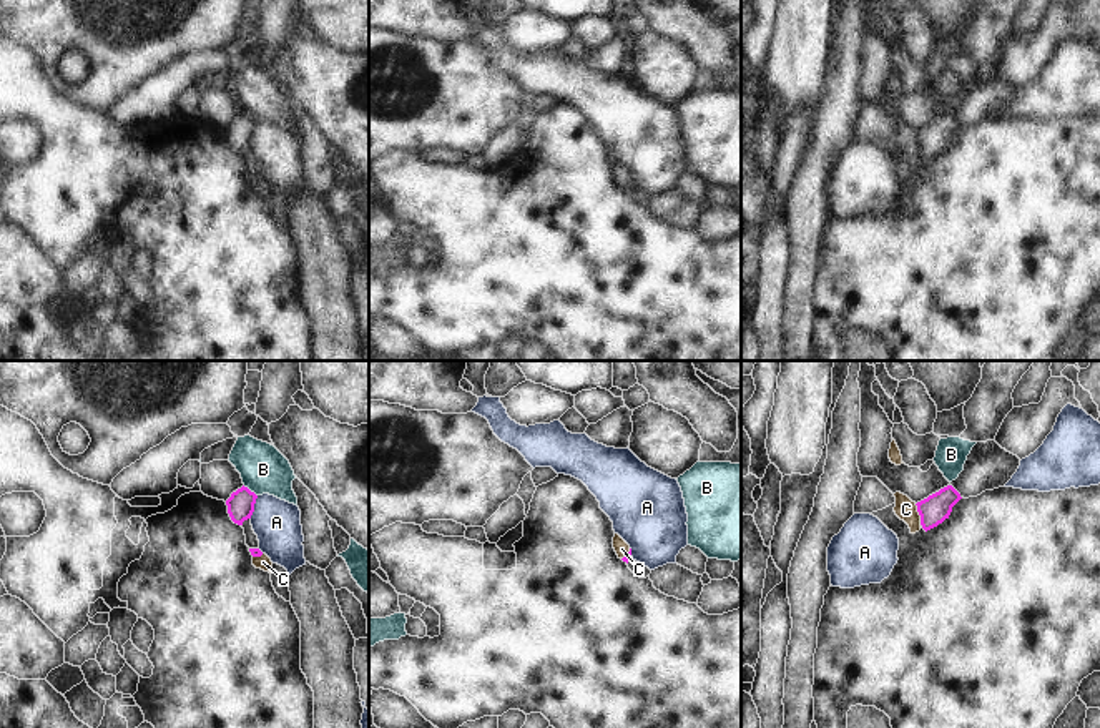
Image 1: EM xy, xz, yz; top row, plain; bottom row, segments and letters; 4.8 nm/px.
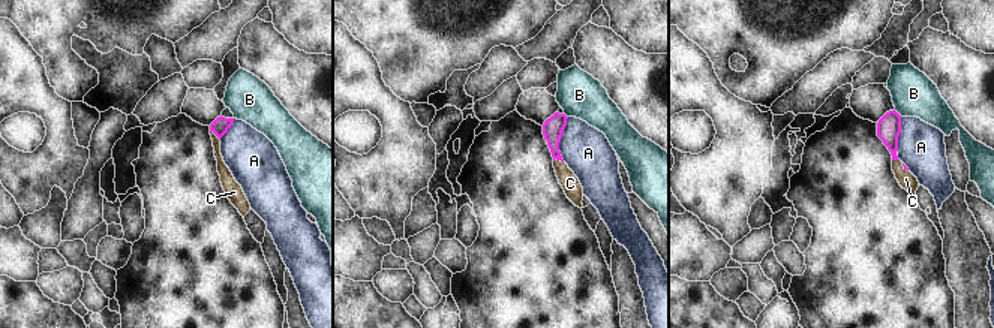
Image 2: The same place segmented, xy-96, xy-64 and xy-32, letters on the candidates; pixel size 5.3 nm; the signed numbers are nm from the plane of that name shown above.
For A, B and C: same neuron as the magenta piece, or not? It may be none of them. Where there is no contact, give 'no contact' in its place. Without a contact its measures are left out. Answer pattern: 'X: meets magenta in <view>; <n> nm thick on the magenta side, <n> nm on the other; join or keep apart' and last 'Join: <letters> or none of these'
A: meets magenta in xy; 130 nm thick on the magenta side, 220 nm on the other; keep apart
B: meets magenta in xy; 130 nm thick on the magenta side, 220 nm on the other; keep apart
C: meets magenta in yz; 140 nm thick on the magenta side, 100 nm on the other; join
Join: C

